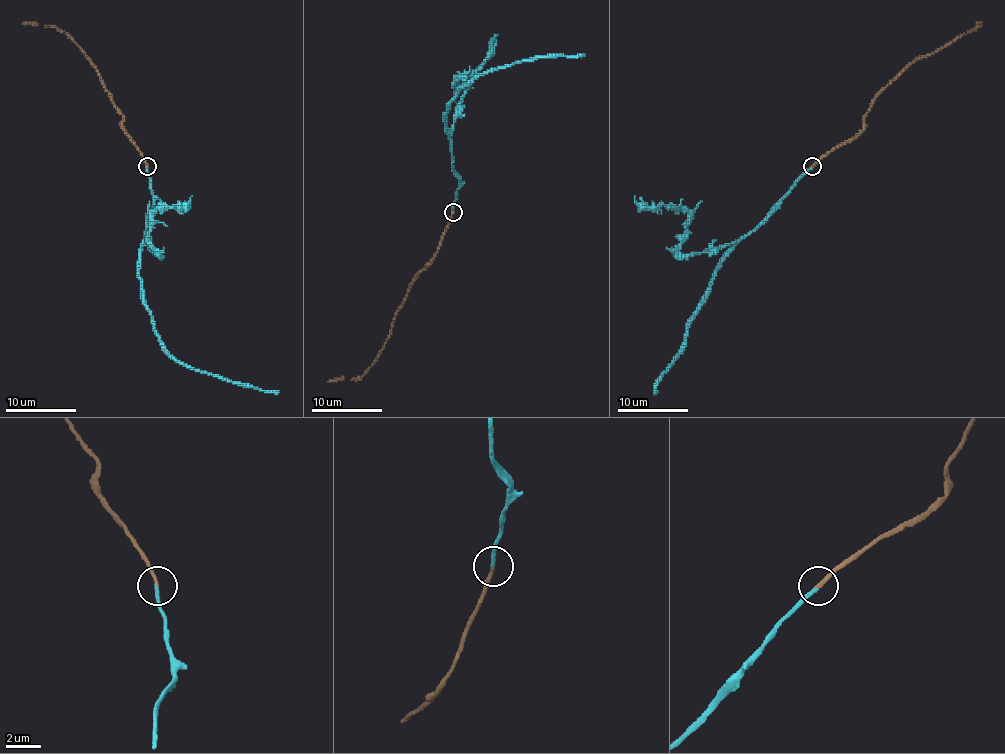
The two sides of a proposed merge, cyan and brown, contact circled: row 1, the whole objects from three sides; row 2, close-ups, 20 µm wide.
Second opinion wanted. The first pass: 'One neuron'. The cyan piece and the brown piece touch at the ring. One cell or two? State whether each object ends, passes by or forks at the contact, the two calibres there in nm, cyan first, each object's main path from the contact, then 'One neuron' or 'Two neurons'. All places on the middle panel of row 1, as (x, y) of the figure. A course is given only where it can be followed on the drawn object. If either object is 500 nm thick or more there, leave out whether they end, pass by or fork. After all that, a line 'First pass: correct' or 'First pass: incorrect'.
At the ring cyan ends. At the ring brown ends. Thickness 240 nm (cyan) against 200 nm. Course of cyan: (453, 211), (459, 176), (452, 167), (445, 121), (459, 91), (501, 66), (584, 54). Course of brown: (453, 211), (436, 256), (420, 272), (397, 312), (379, 357), (361, 376), (328, 382). One neuron
First pass: correct

